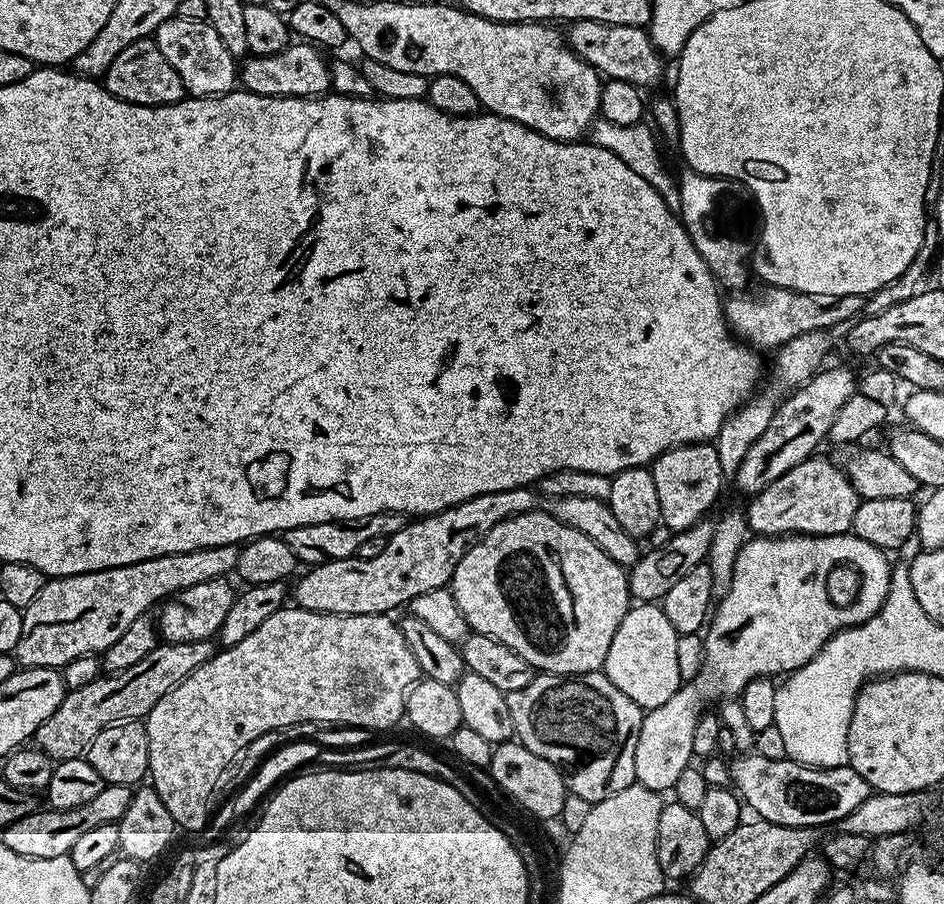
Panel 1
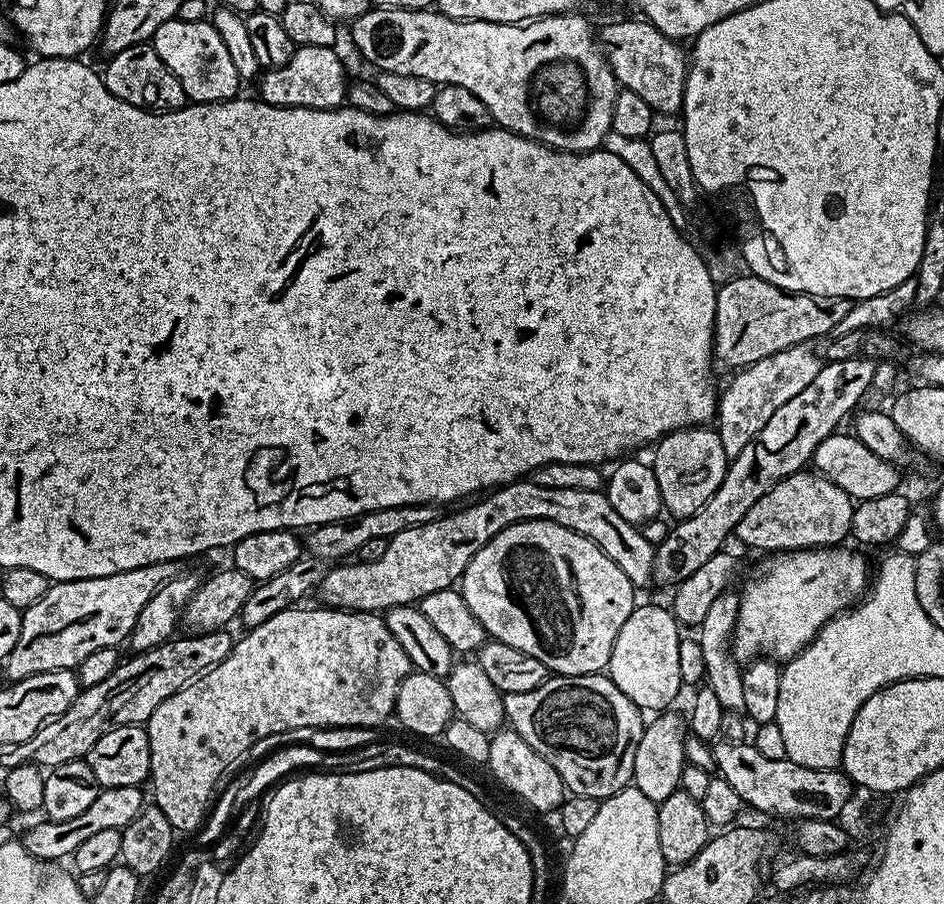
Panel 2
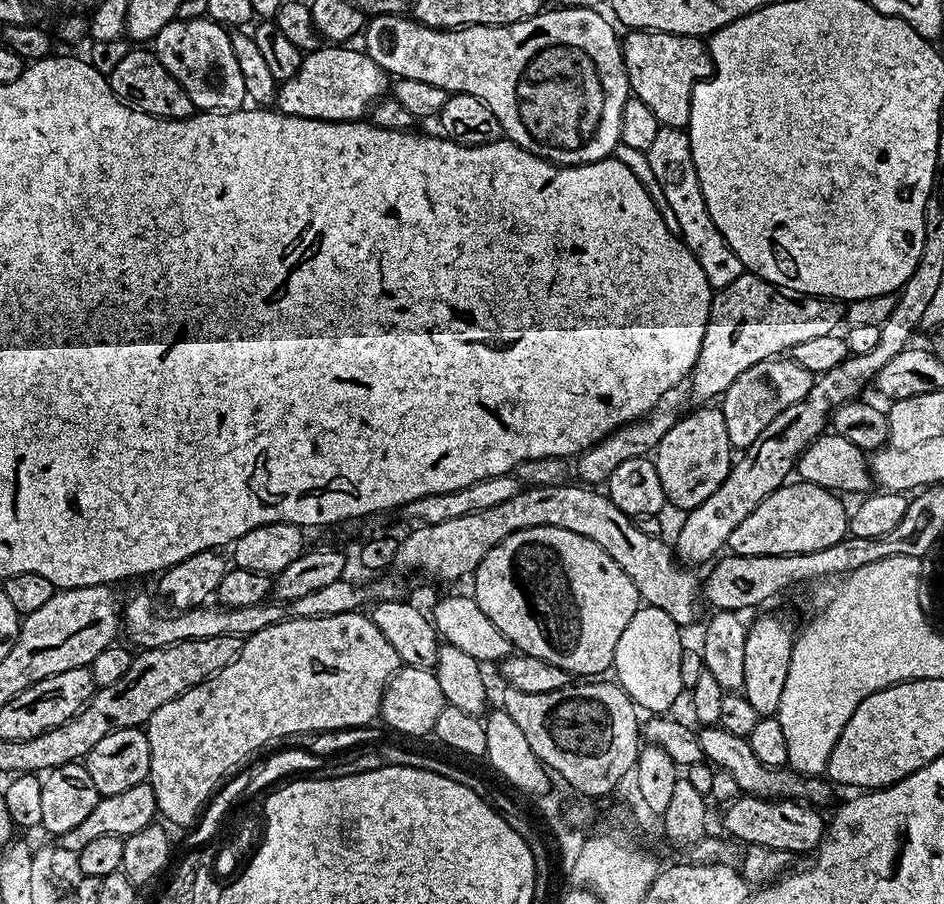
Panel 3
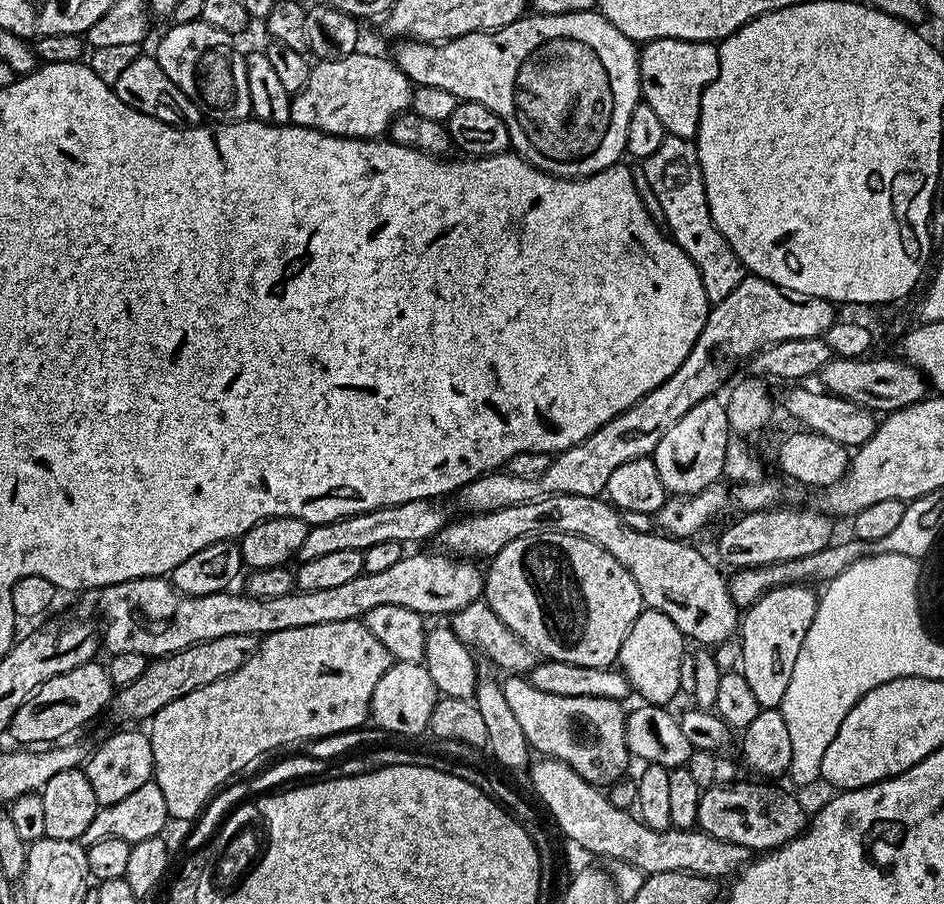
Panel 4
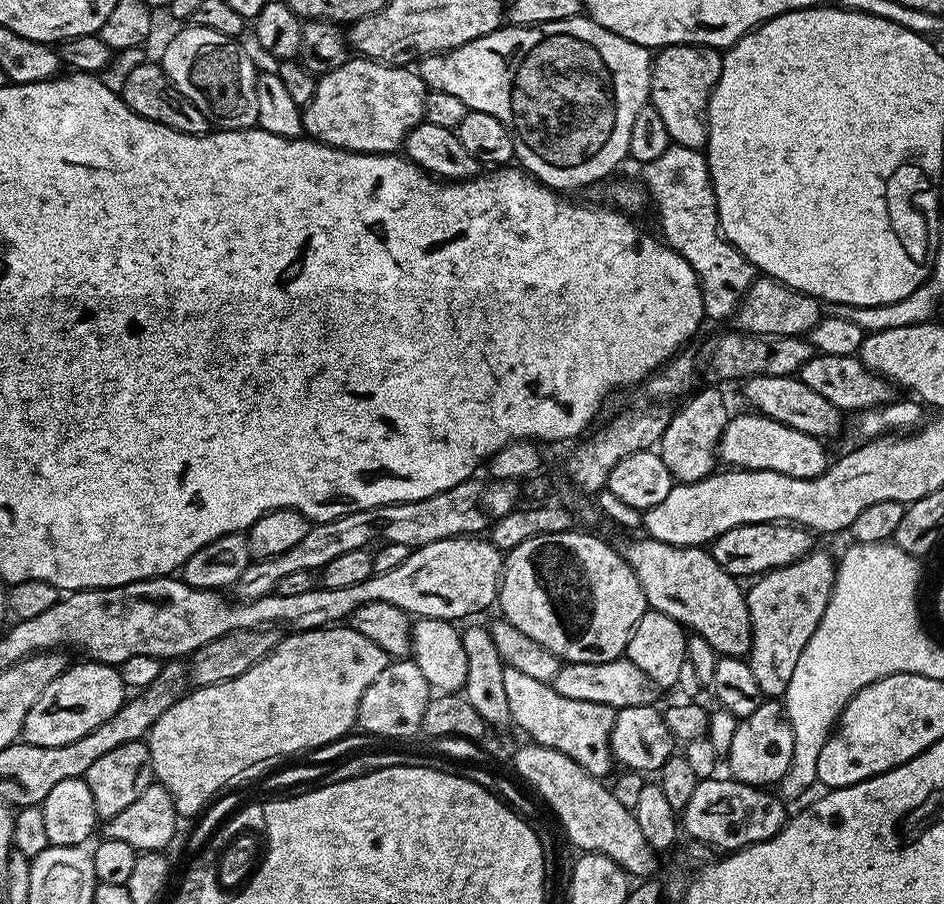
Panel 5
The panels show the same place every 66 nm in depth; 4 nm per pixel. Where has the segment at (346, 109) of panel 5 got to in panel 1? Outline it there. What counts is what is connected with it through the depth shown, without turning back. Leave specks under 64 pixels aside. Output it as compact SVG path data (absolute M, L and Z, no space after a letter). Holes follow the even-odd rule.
M292 42L278 54L249 55L239 65L238 80L243 91L263 96L322 96L332 87L332 69L324 56L315 44Z

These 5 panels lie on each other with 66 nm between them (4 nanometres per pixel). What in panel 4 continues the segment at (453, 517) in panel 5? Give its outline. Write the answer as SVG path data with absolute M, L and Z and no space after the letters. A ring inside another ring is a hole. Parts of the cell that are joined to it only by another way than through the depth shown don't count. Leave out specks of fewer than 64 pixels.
M435 499L415 500L405 504L395 504L385 508L375 508L362 514L344 516L334 522L313 524L306 534L306 542L302 542L299 559L322 558L326 554L334 554L338 550L358 550L363 552L370 546L378 546L378 542L398 542L411 546L415 540L428 540L439 537L444 525L449 523L450 516L444 513L443 503Z

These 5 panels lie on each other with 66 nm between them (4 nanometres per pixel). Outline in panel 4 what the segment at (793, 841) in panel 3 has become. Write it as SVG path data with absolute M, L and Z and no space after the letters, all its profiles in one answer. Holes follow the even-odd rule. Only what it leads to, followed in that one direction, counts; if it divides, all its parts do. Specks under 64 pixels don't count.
M739 781L733 785L713 785L711 788L705 789L701 793L701 798L699 802L698 808L698 818L697 818L697 827L708 834L710 834L714 838L718 838L720 841L726 842L734 842L735 845L746 846L748 849L753 852L759 852L762 848L768 848L764 850L775 850L781 848L784 844L788 844L791 840L796 839L797 836L801 835L805 831L806 828L806 820L804 824L804 808L799 804L798 801L795 800L794 797L791 796L788 792L779 792L776 788L771 788L771 783L768 782L760 782L764 784L750 784L748 782Z

